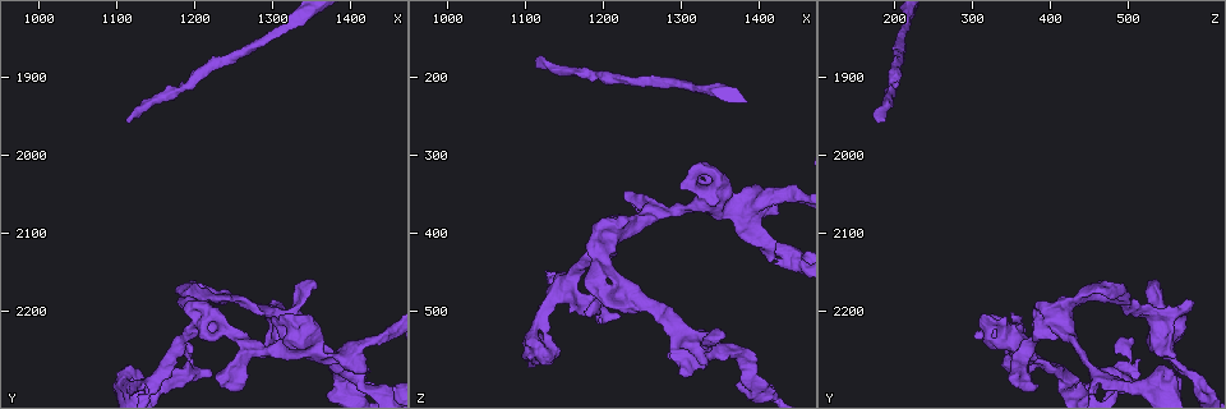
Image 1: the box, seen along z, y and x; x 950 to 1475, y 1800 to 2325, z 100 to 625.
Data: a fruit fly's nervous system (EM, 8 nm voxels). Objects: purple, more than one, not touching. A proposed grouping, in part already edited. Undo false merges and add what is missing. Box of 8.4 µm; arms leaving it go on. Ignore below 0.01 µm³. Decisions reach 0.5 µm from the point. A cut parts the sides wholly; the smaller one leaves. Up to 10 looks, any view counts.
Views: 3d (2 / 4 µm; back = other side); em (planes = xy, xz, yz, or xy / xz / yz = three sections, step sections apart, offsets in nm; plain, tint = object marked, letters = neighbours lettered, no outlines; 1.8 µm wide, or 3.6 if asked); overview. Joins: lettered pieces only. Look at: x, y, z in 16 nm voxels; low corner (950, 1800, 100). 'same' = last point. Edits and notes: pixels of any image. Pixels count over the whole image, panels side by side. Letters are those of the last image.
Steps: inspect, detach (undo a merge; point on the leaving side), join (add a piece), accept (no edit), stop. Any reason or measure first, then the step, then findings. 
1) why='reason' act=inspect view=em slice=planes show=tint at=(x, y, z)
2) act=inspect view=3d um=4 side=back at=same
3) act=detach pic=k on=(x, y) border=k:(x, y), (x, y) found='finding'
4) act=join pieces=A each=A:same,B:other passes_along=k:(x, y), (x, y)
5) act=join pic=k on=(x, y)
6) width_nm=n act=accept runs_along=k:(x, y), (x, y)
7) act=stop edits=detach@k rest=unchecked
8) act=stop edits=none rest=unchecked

why='closes a loop' act=inspect view=3d um=4 at=(1215, 2175, 495)

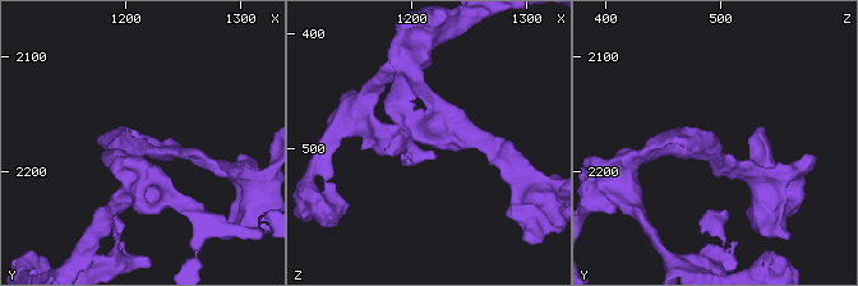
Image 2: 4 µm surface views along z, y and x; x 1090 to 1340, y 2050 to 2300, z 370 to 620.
act=inspect view=em slice=xy step=4 show=tint at=(1220, 2176, 494)

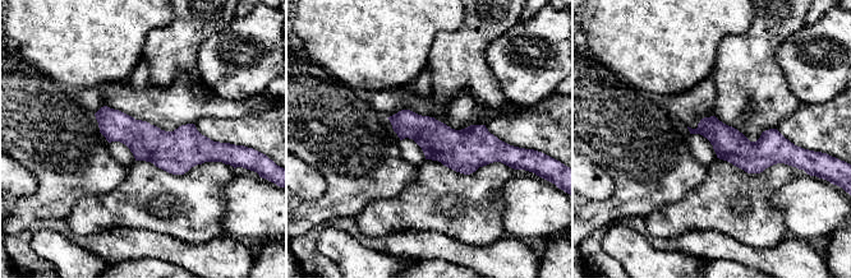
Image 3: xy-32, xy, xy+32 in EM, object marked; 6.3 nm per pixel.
act=inspect view=em slice=xy step=4 show=letters at=same

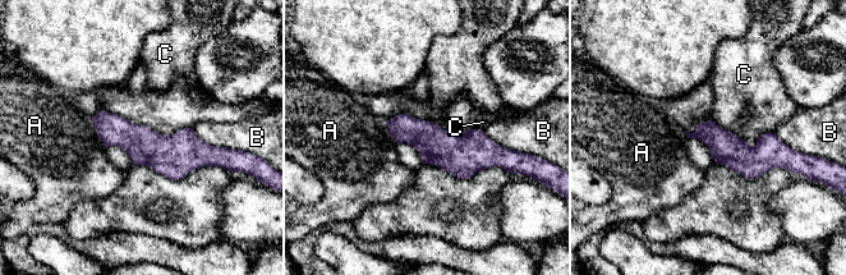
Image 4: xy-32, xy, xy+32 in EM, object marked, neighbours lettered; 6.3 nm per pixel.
width_nm=200 act=accept each=A:other,B:other,C:other runs_along=4:(96, 119), (162, 154), (216, 155) found='one neuron here'

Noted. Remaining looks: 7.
why='sharp bend' act=inspect view=em slice=yz step=16 show=tint at=(1410, 2275, 355)

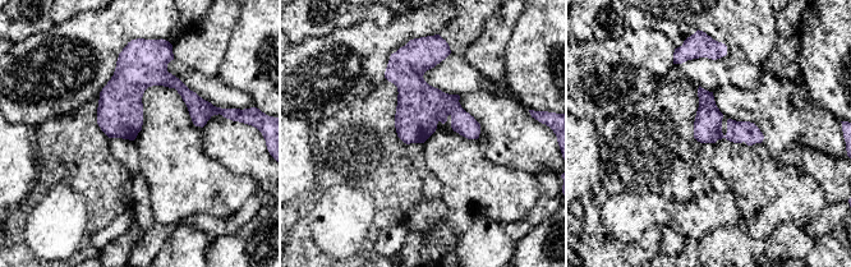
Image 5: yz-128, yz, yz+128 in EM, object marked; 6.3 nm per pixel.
act=inspect view=em slice=yz step=16 show=letters at=same

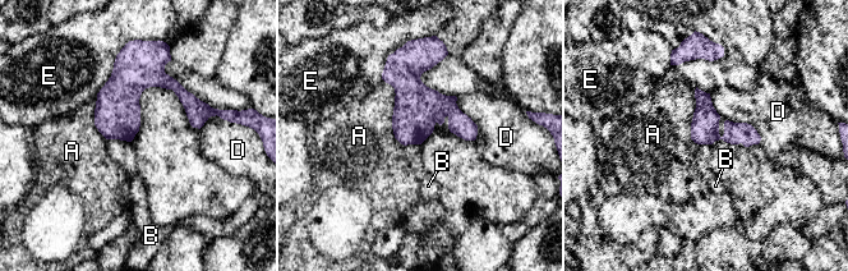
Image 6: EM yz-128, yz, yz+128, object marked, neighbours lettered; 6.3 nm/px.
width_nm=190 act=accept each=A:other,B:other,D:other,E:other border=6:(107, 138), (130, 142) found='all the same neuron'

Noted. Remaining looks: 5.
why='tapers out' act=inspect view=3d um=4 at=(1110, 1955, 175)

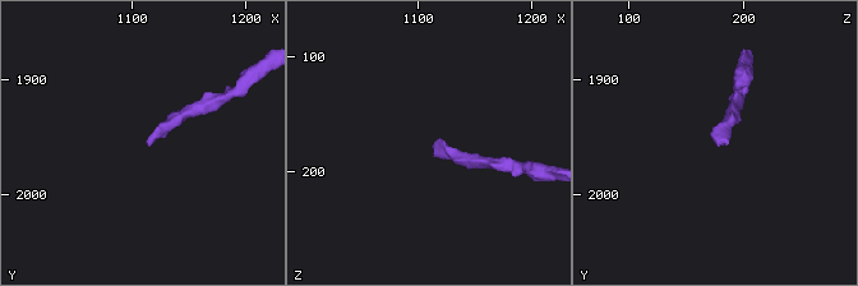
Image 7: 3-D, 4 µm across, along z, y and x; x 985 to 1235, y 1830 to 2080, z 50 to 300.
act=inspect view=em slice=planes show=letters at=(1114, 1954, 176)

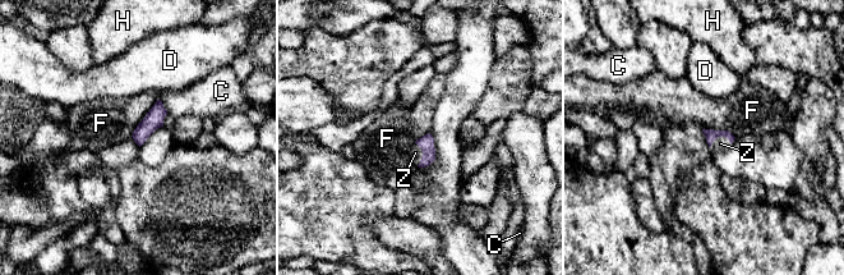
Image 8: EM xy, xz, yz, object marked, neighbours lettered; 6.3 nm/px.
act=join pieces=Z each=C:other,D:other,F:other,H:other,Z:same found='it goes on there'

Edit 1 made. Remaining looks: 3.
why='a fork' act=inspect view=3d um=2 at=(1145, 2285, 480)

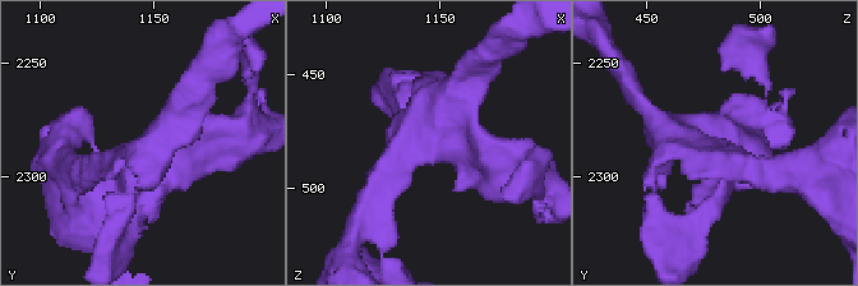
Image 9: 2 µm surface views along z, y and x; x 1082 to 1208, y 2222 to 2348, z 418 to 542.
arms=4 act=inspect view=em slice=xy step=8 show=tint at=(1147, 2287, 480)

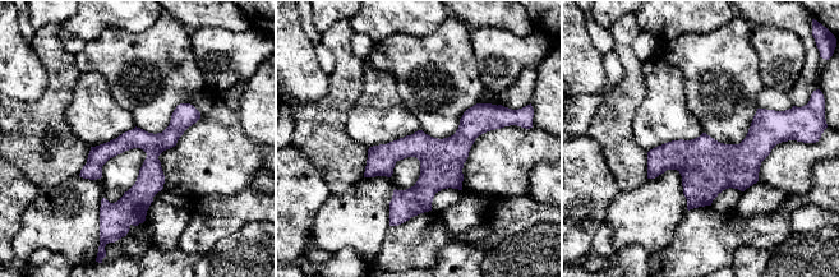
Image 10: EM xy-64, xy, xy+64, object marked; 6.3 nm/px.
act=inspect view=em slice=yz step=8 show=letters at=same

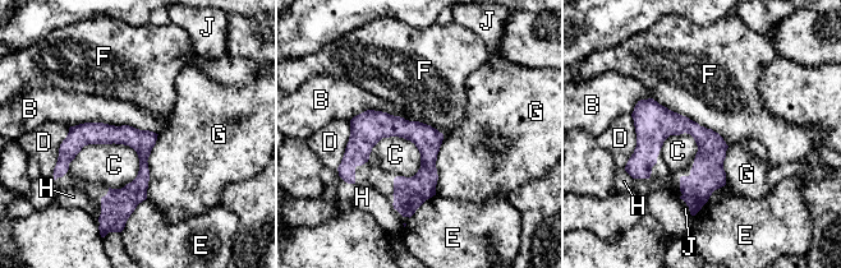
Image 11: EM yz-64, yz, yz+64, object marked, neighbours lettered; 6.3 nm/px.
act=accept each=B:other,C:other,D:other,E:other,F:other,G:other,H:other,J:other runs_along=11:(370, 112), (427, 148), (405, 211) found='continuous, no second neuron'

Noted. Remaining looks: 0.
act=stop edits=join@8 rest=unchecked

